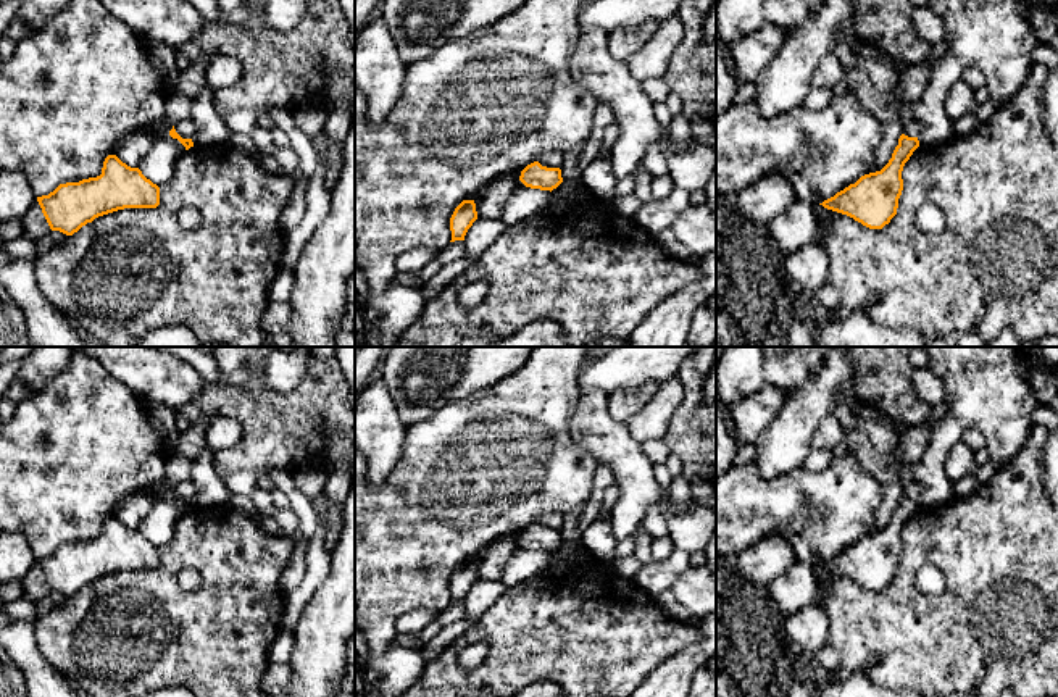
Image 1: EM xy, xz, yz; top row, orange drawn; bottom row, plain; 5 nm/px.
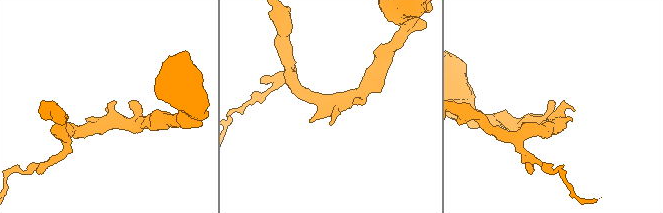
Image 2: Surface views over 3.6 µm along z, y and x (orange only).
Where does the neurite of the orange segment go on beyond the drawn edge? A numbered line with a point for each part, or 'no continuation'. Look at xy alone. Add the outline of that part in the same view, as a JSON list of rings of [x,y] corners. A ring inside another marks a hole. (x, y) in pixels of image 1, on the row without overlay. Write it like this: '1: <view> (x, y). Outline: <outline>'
no continuation

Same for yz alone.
no continuation

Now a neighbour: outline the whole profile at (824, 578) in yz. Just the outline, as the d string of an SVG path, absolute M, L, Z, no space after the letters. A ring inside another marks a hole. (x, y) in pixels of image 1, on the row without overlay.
M816 566L816 579L818 579L818 589L816 589L816 597L814 602L823 607L823 600L826 597L827 587L835 581L842 578L842 574L832 573L824 570L823 566Z

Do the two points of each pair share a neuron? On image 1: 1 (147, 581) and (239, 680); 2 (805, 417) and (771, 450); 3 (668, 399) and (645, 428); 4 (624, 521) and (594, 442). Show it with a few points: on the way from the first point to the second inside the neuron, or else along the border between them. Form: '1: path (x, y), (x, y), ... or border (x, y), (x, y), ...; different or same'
1: path (165, 605), (215, 655); same
2: path (797, 425), (779, 442); same
3: path (663, 405), (652, 421); same
4: path (626, 500), (626, 471), (615, 460); same

